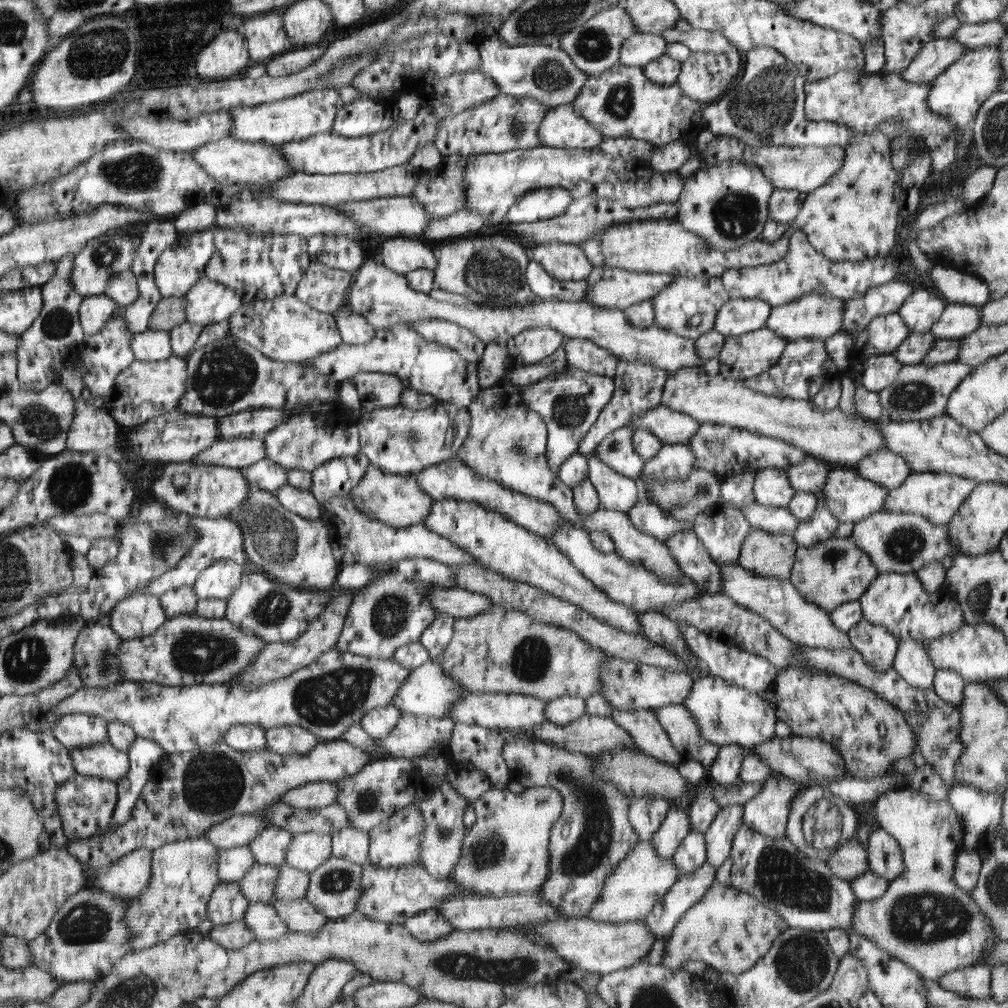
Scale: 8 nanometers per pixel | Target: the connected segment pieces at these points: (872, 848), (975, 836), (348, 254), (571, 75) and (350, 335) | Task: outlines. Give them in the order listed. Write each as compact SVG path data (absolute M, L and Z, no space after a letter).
M880 828L869 833L869 848L867 852L869 870L884 878L893 881L902 874L904 862L902 850L895 838Z
M952 785L949 801L964 828L962 848L975 850L986 830L992 832L1001 821L1004 794L982 793L969 785Z
M320 234L309 238L309 252L315 262L335 266L347 272L358 272L363 266L362 247L349 236L330 239Z
M497 36L478 41L482 70L488 78L494 78L500 93L521 98L533 98L538 103L555 107L564 103L573 103L584 86L588 74L576 68L570 56L564 50L552 46L511 47Z
M346 302L344 308L336 310L336 313L333 314L338 322L339 331L342 333L343 342L346 344L362 344L369 343L370 340L375 338L376 328L372 324L368 323L368 319L362 314L357 314L353 310L346 308Z

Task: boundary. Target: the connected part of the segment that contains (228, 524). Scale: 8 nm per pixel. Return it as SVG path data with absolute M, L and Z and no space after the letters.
M190 517L188 521L190 521L192 527L196 527L196 531L198 531L198 540L196 540L196 544L192 546L192 550L188 552L187 556L183 557L183 560L180 560L176 568L172 568L172 570L168 570L168 572L160 574L158 578L150 580L148 586L144 586L144 588L140 588L140 590L148 590L148 593L152 593L158 596L158 598L161 598L161 596L170 589L180 587L181 585L193 585L201 571L212 567L212 564L220 562L220 560L234 560L236 564L246 564L248 556L243 545L243 532L233 519L229 519L228 517L210 519Z

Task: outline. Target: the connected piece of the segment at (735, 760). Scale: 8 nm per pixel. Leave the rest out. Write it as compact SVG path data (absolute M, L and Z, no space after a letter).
M729 745L720 747L719 755L710 766L710 776L714 783L720 785L732 785L739 783L739 771L746 756L744 748L740 745Z

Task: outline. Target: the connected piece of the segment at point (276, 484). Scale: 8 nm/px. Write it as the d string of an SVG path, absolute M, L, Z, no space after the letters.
M264 459L242 469L249 486L256 486L260 490L278 492L278 489L288 483L288 472L280 464Z

